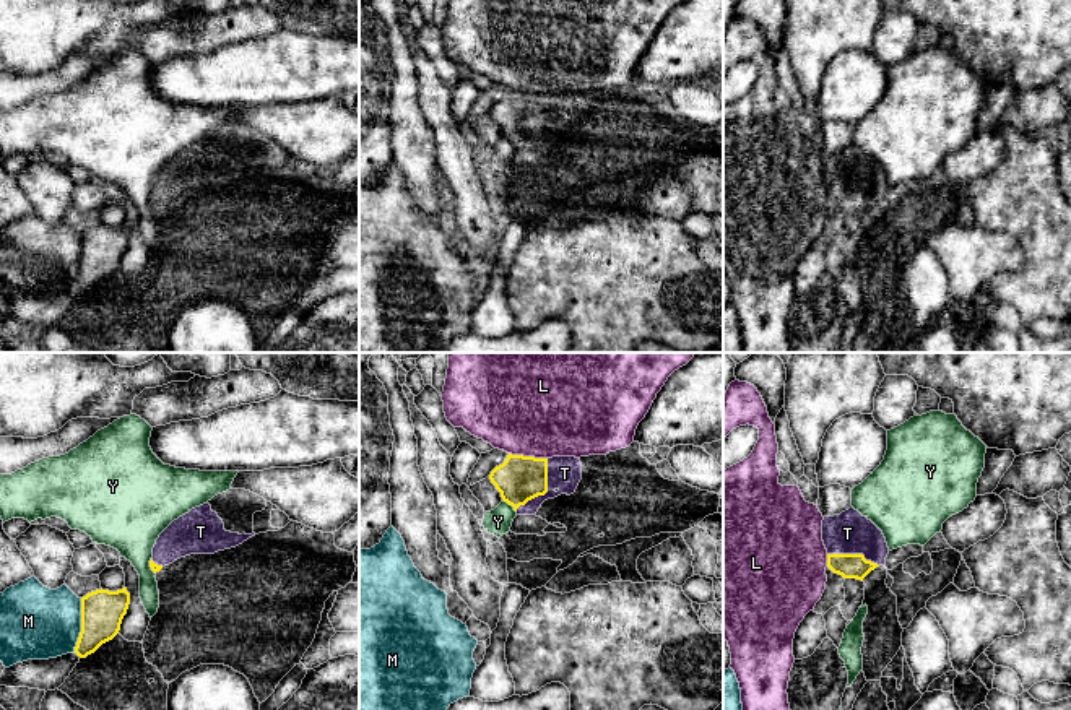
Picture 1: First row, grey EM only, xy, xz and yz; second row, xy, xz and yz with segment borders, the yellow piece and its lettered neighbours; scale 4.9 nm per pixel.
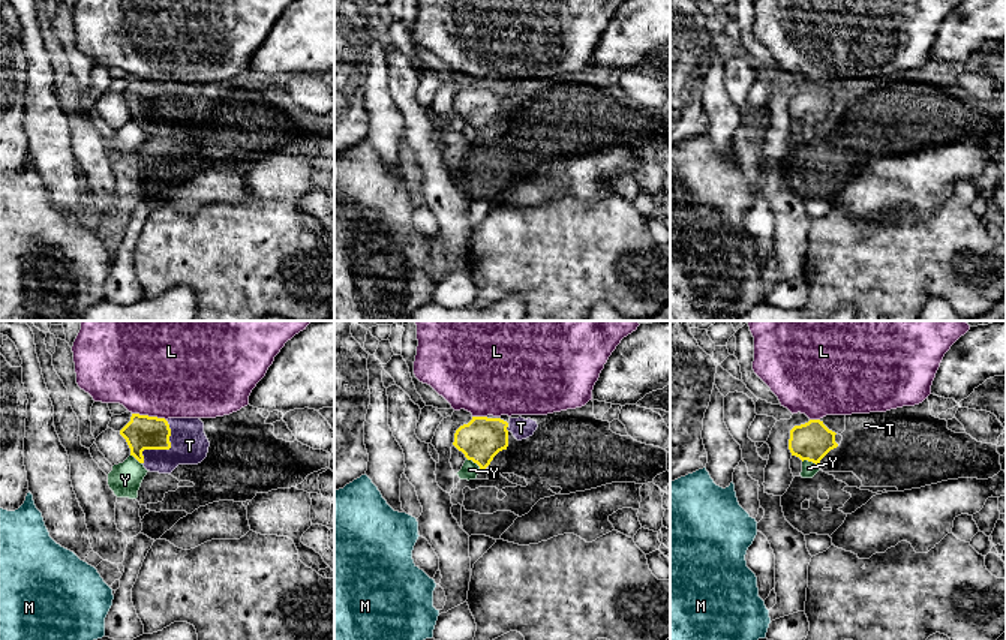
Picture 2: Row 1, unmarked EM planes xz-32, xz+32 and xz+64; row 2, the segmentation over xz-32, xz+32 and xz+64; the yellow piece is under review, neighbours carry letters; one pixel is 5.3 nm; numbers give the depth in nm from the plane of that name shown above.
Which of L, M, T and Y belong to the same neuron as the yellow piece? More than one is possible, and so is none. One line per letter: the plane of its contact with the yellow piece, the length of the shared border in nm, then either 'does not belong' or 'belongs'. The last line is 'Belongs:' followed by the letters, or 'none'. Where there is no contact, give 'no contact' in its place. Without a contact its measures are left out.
L: xz | 190 nm | does not belong
M: xy | 260 nm | does not belong
T: xz | 300 nm | belongs
Y: xz | 100 nm | does not belong
Belongs: T

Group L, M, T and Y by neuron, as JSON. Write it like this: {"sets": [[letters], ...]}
{"sets": [["L"], ["M"], ["T"], ["Y"]]}

